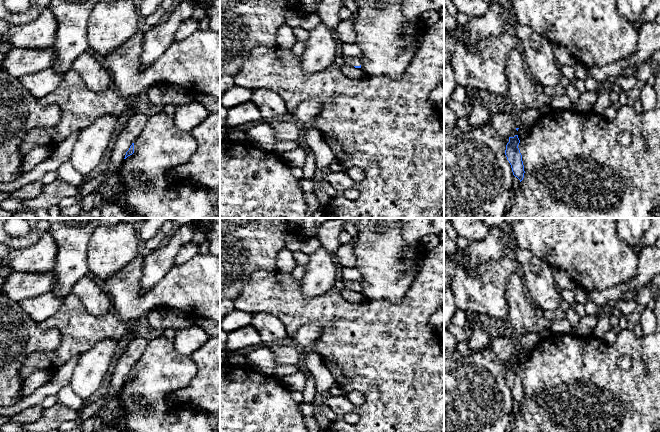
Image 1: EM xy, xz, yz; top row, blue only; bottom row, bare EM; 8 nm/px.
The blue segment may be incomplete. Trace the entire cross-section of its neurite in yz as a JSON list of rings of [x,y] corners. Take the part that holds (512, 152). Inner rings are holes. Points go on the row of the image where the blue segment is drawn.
[[[516,129],[512,130],[509,135],[509,142],[506,145],[505,155],[509,161],[513,175],[517,177],[520,182],[524,178],[524,165],[522,161],[522,155],[518,148],[520,140],[517,135],[518,131]]]

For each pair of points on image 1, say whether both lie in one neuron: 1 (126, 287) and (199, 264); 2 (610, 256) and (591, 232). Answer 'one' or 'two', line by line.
1: one
2: one

